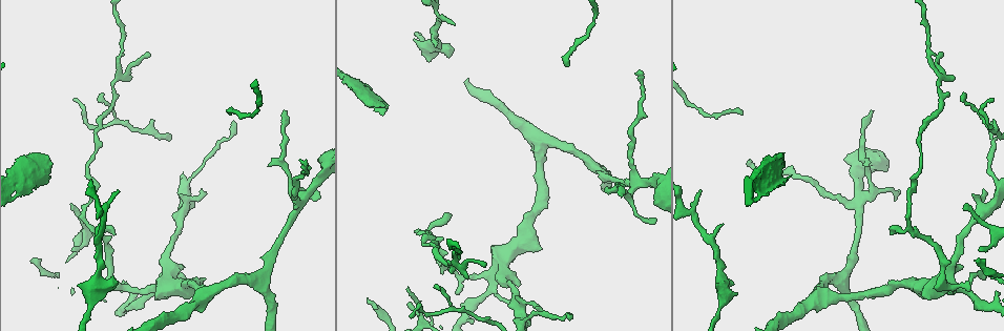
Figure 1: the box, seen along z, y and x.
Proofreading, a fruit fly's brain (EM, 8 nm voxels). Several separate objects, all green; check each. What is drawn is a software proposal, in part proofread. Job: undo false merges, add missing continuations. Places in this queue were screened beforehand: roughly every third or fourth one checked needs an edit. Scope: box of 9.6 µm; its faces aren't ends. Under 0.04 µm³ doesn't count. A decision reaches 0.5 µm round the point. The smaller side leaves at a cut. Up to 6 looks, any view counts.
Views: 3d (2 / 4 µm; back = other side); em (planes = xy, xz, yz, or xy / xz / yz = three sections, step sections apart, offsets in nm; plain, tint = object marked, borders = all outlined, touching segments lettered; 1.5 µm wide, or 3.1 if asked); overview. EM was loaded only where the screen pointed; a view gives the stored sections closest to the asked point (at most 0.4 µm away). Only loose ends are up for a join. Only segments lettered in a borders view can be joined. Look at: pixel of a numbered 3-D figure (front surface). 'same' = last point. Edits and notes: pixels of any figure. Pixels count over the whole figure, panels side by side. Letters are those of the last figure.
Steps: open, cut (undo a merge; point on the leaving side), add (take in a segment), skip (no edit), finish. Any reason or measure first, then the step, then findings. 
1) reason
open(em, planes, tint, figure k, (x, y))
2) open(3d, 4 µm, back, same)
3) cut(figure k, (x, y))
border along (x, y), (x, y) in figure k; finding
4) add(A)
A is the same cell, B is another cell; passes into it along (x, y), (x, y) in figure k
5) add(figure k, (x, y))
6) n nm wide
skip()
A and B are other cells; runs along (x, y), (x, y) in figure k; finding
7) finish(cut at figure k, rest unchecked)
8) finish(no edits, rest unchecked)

tapers out
open(3d, 4 µm, back, figure 1, (465, 279))

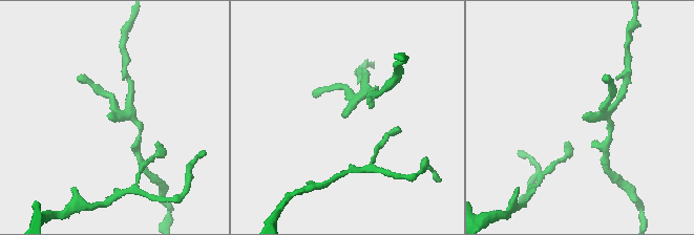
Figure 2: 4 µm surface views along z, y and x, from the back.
open(em, planes, borders, figure 2, (583, 117))

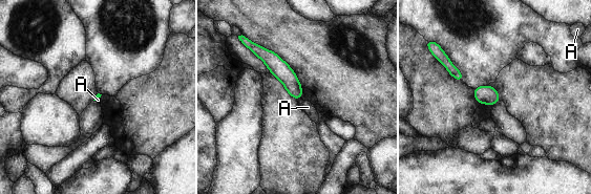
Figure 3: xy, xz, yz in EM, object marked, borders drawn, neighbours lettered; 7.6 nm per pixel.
skip()
A is another cell; runs along (257, 49), (289, 79), (298, 95) in figure 3; none of them fits

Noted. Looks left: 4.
tapers out
open(em, yz, step 8, borders, figure 1, (268, 166))

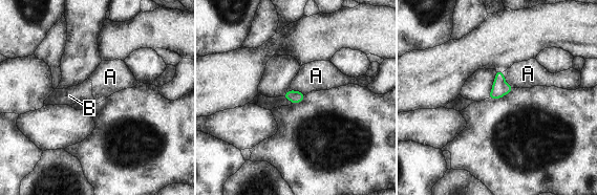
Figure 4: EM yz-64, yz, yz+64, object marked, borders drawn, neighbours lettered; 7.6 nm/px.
100 nm wide
skip()
A and B are other cells; border along (503, 71), (505, 82), (514, 87) in figure 4; none of them fits

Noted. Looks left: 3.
branch stops here
open(em, planes, borders, figure 1, (458, 293))

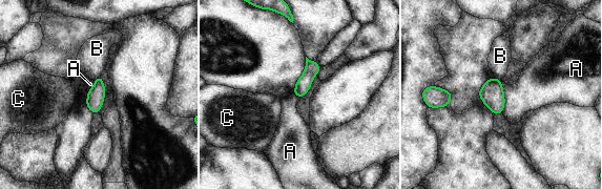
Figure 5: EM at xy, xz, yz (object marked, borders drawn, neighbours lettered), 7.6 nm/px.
skip()
A, B and C are other cells; no lettered segment goes on from it

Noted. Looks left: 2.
finish(no edits, rest unchecked)

